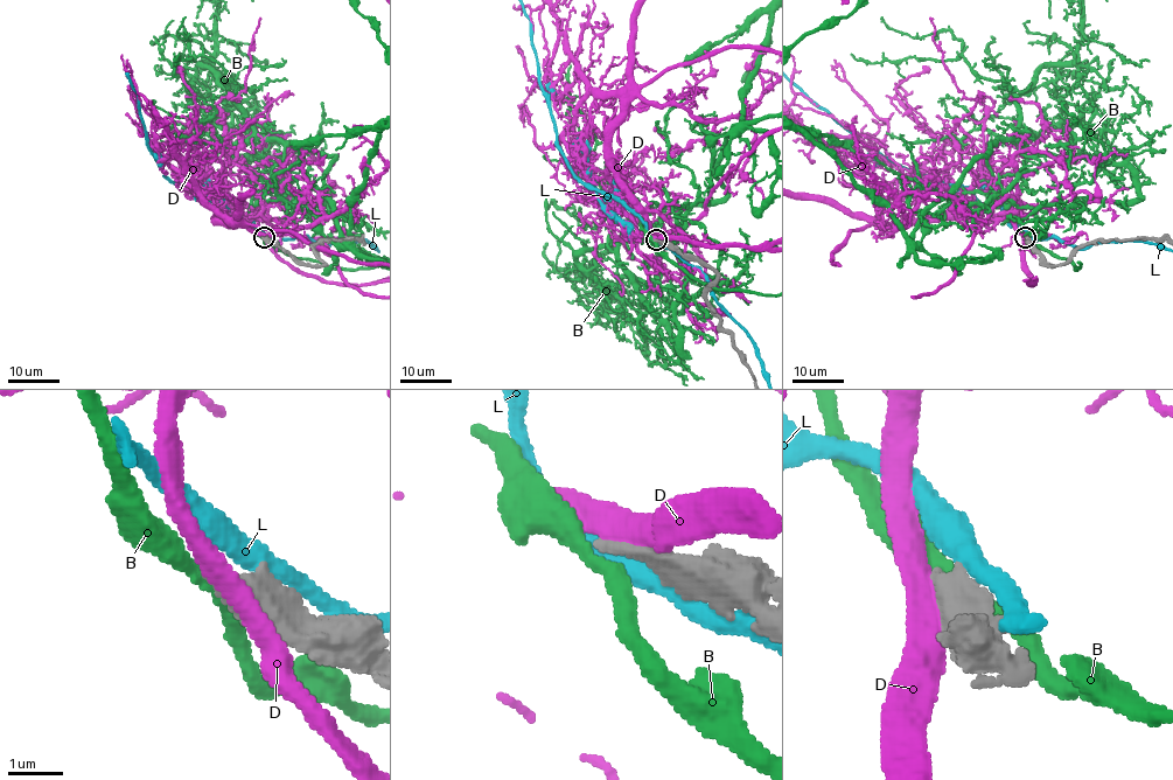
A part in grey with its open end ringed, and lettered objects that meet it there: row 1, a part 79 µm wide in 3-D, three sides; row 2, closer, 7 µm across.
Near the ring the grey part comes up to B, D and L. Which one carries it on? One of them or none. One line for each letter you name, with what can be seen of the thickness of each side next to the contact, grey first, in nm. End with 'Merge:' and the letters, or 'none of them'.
Merge: none of them

